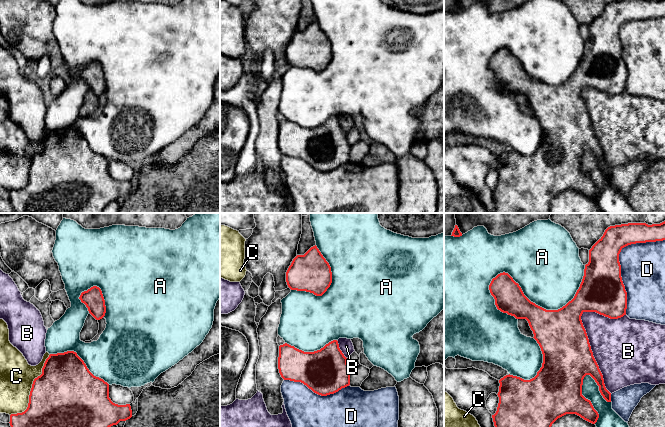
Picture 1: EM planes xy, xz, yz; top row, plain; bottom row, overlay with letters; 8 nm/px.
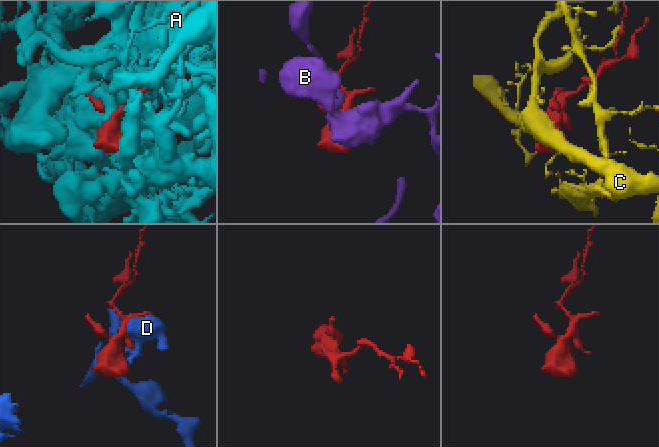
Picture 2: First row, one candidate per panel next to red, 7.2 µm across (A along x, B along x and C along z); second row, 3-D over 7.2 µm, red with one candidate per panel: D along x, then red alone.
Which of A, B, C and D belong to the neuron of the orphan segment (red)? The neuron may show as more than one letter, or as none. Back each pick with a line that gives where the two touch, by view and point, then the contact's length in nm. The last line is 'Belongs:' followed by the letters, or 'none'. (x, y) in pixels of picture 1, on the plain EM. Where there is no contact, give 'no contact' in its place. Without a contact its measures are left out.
A: contact yz (541, 83); length 800 nm
Belongs: A

